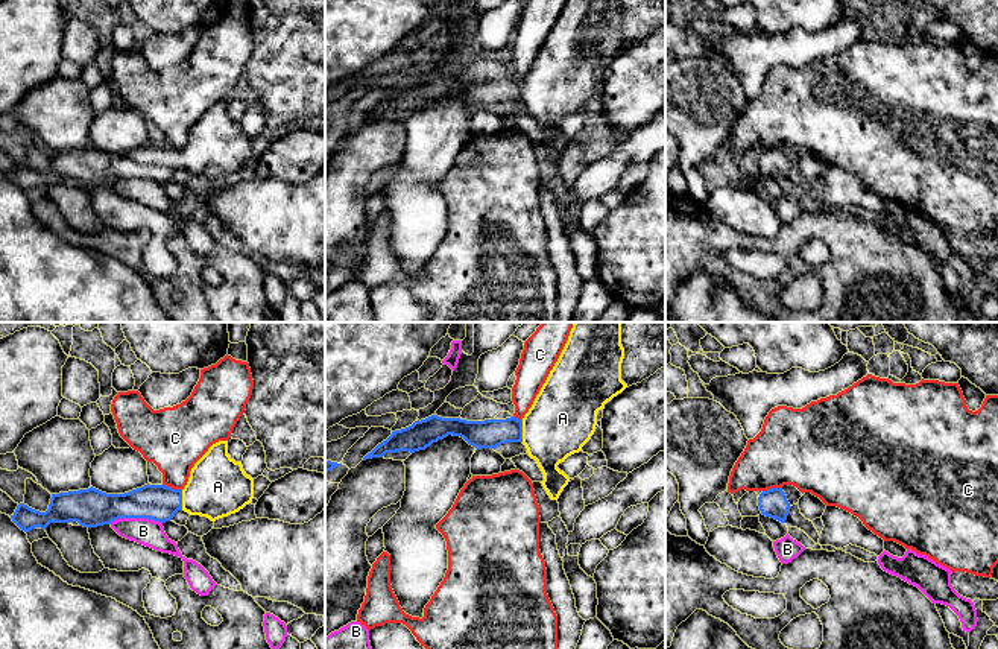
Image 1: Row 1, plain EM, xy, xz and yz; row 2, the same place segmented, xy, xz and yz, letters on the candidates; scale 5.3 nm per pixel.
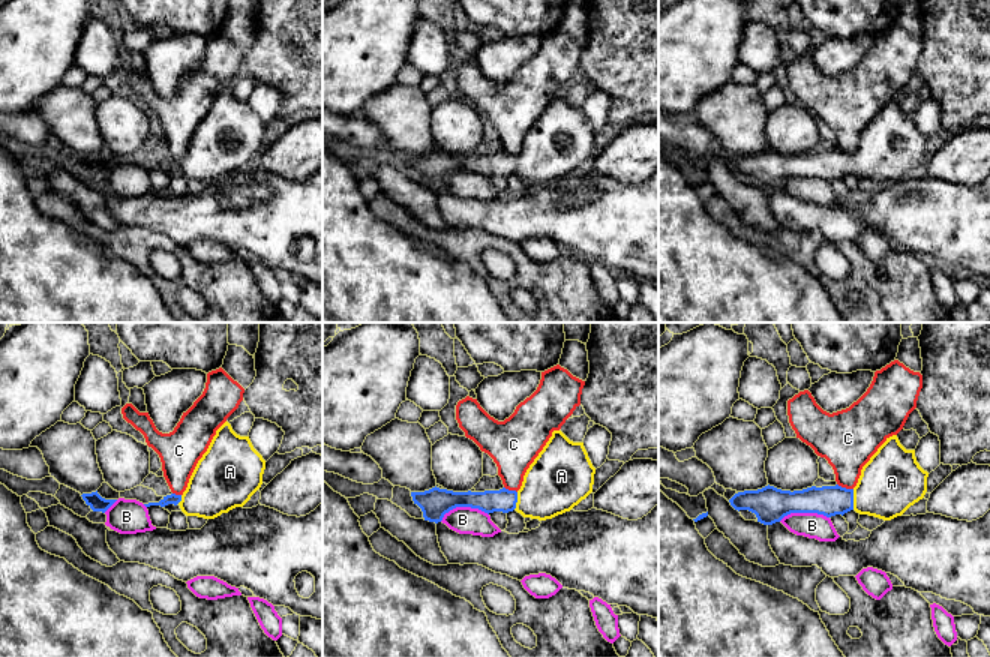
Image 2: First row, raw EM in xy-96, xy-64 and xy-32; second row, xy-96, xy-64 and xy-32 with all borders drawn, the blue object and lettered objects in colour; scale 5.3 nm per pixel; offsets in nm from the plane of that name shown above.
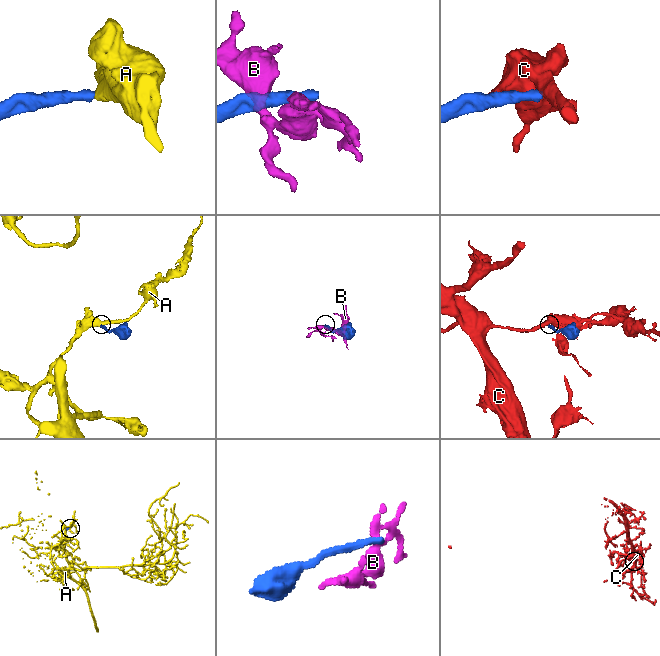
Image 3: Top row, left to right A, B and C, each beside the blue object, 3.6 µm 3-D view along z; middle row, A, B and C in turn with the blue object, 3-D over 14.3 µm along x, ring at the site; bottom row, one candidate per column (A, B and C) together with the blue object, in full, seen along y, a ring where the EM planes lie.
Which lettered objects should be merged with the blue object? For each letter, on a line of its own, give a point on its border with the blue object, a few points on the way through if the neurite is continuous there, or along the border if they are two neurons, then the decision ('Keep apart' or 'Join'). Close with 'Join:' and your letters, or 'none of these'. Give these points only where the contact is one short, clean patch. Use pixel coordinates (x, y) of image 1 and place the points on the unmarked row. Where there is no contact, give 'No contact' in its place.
A: Touches blue at xz (521, 90). Join
B: Touches blue at xy (135, 177). Boundary: xy (161, 181), (116, 178), (110, 183). Keep apart
C: Touches blue at xy (172, 148). Boundary: xy (163, 143), (181, 149). Keep apart
Join: A

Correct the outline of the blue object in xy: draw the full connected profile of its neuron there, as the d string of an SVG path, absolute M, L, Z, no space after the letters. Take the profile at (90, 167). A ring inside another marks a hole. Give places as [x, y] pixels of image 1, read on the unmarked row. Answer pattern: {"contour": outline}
{"contour": "M228 100L213 103L208 111L194 123L187 144L173 149L166 144L144 144L125 154L106 154L96 147L52 154L46 172L35 170L20 163L11 175L12 181L26 193L35 187L46 188L50 182L77 181L84 187L111 184L118 178L149 178L153 181L170 181L178 170L190 175L207 176L211 181L238 172L254 158L254 138L228 114Z"}

